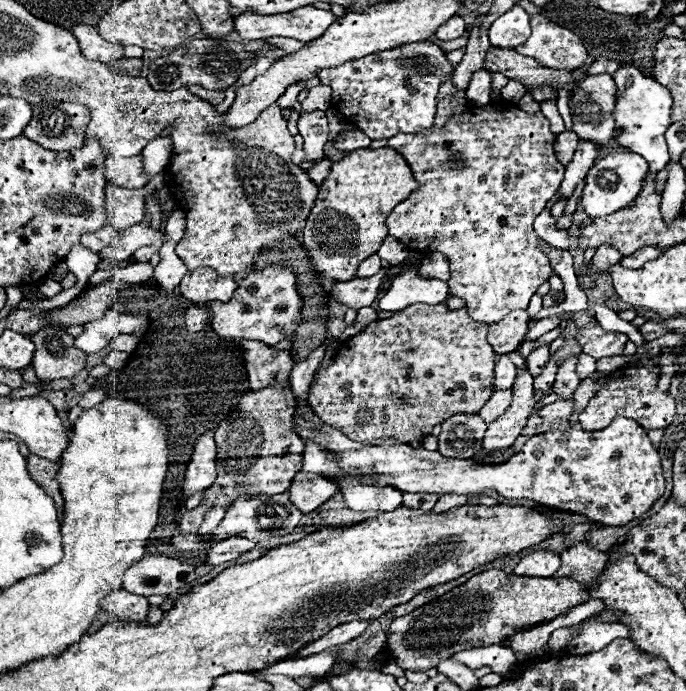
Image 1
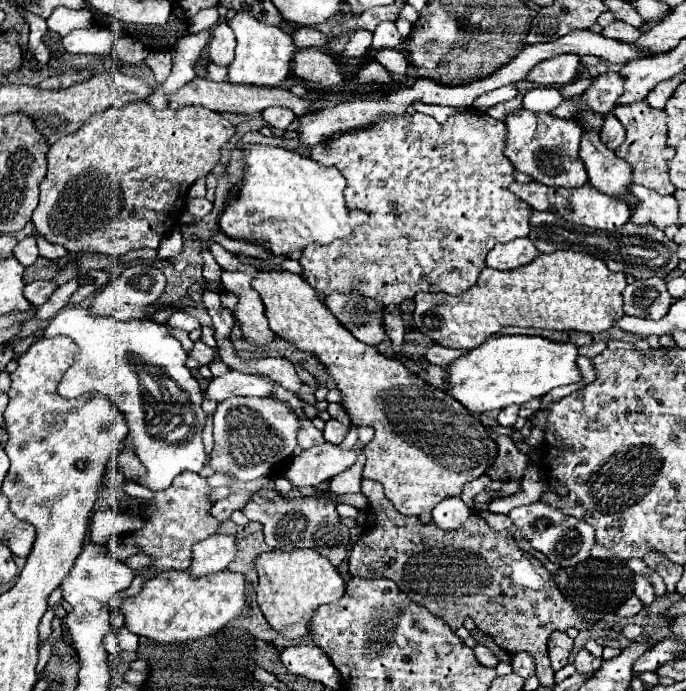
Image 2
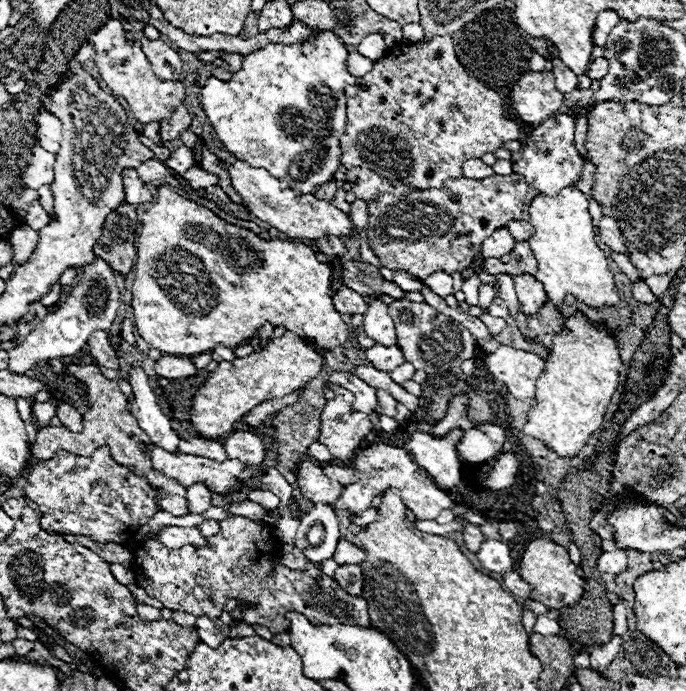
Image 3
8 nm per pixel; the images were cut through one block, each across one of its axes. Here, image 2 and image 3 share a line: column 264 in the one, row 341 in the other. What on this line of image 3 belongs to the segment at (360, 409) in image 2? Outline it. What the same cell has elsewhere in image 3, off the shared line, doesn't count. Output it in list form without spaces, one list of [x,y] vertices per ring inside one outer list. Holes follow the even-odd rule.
[[[286,332],[274,338],[262,352],[236,358],[234,362],[220,362],[214,372],[206,378],[202,388],[194,394],[192,408],[188,412],[192,428],[204,440],[220,440],[220,436],[232,430],[232,424],[248,414],[260,402],[270,398],[282,398],[292,390],[300,390],[312,378],[320,374],[324,366],[324,352],[316,350],[314,342],[308,342],[294,332]]]

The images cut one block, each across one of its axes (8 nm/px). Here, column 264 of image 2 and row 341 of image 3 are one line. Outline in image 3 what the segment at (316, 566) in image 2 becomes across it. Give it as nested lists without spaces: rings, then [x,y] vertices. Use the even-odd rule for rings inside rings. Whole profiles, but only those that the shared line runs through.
[[[576,310],[572,316],[564,320],[562,332],[554,336],[552,350],[546,360],[546,370],[542,372],[536,384],[536,398],[534,398],[536,406],[528,414],[528,422],[524,424],[524,434],[542,440],[558,456],[578,456],[586,440],[604,422],[604,414],[610,404],[610,398],[618,388],[620,368],[622,368],[622,360],[620,360],[620,348],[616,336],[612,336],[608,330],[602,330],[596,324],[590,324],[586,316],[582,316],[582,312]]]

